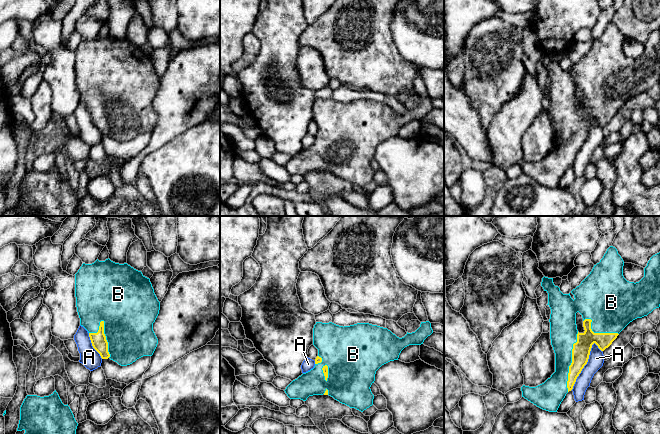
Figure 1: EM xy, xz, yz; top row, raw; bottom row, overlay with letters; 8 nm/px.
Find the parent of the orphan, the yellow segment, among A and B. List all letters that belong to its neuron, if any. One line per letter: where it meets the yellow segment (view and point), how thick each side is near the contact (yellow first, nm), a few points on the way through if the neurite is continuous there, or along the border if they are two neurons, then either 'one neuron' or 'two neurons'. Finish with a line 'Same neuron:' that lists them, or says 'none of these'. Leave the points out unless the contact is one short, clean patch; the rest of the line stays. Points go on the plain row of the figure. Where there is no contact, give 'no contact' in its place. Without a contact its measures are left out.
A: yz (584, 141) | 140/130 nm | two neurons
B: yz (572, 138) | 140/220 nm | one neuron
Same neuron: B

